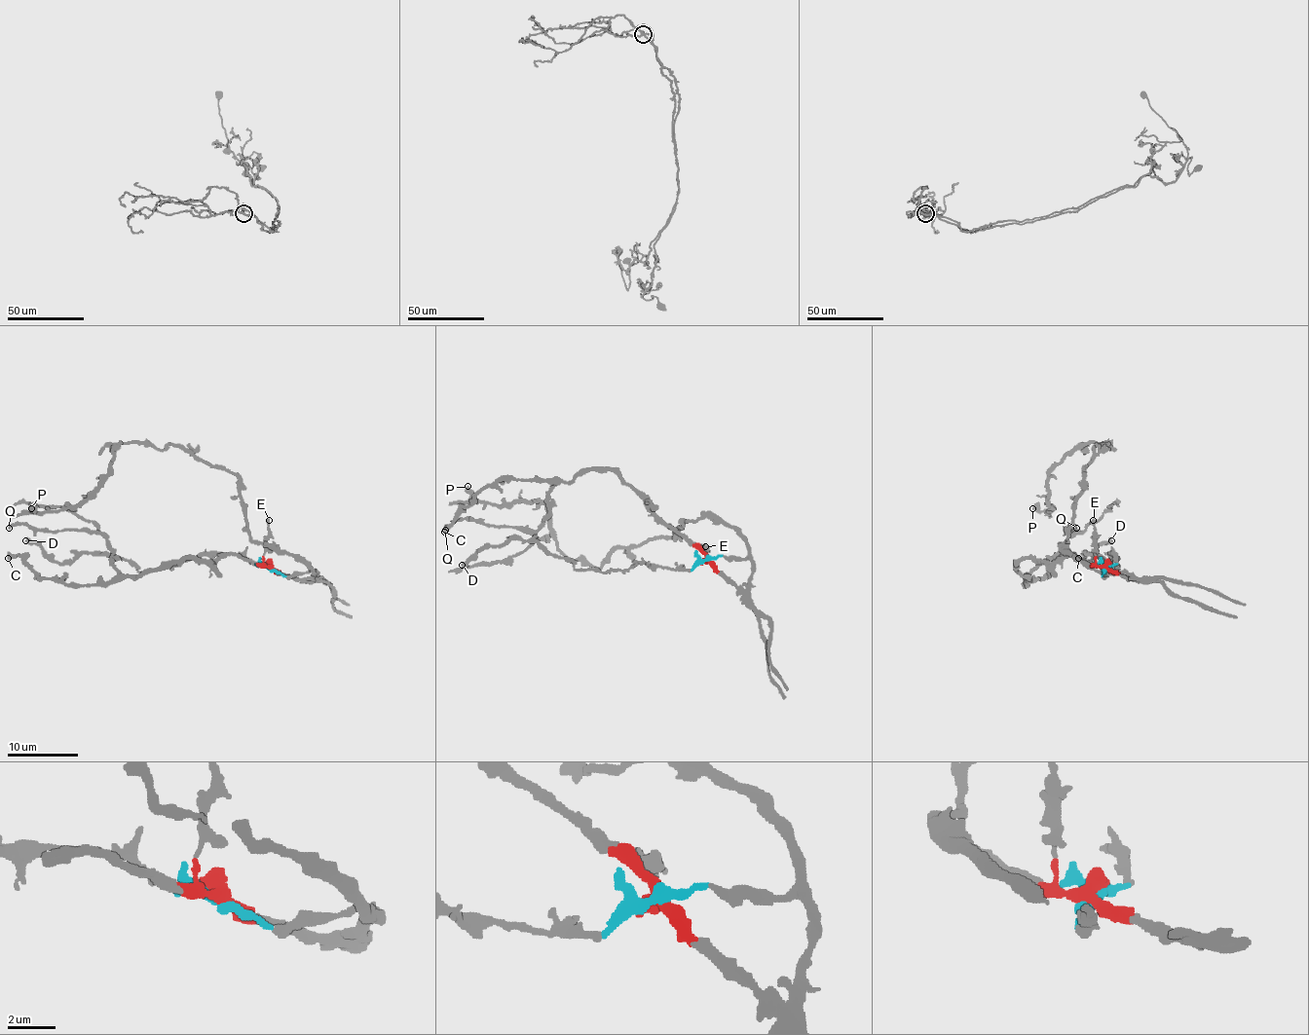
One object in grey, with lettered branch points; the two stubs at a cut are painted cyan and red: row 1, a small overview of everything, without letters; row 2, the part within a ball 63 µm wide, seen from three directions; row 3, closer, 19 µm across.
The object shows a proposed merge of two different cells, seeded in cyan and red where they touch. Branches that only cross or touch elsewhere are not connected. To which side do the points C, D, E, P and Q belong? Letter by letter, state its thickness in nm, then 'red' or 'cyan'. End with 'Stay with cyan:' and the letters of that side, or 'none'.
C: 500 nm thick; red
D: 480 nm thick; cyan
E: 340 nm thick; red
P: 600 nm thick; cyan
Q: 380 nm thick; red
Stay with cyan: D, P

